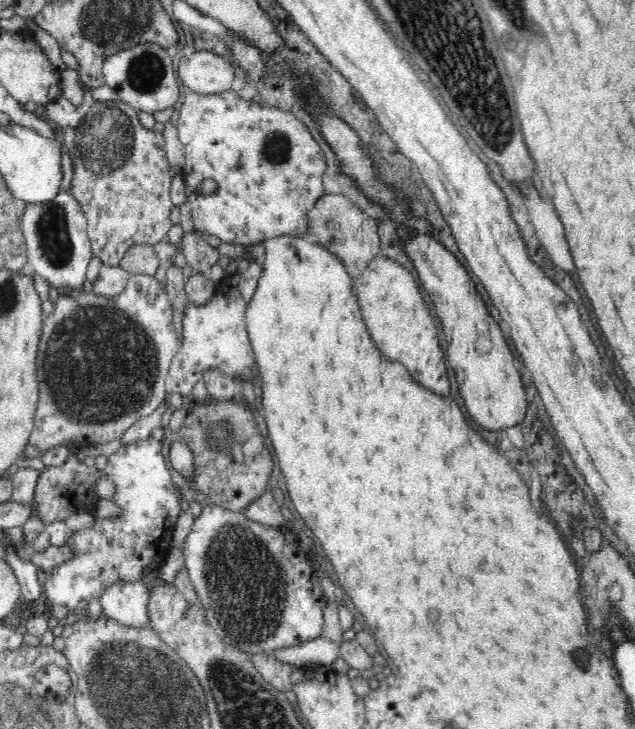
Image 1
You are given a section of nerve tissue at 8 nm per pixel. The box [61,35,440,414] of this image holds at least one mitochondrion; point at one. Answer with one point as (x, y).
(107, 148)

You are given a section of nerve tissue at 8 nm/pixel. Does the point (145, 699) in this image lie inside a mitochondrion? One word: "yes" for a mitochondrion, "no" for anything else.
yes

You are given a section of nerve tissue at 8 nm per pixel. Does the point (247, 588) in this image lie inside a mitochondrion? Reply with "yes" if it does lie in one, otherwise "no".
yes

